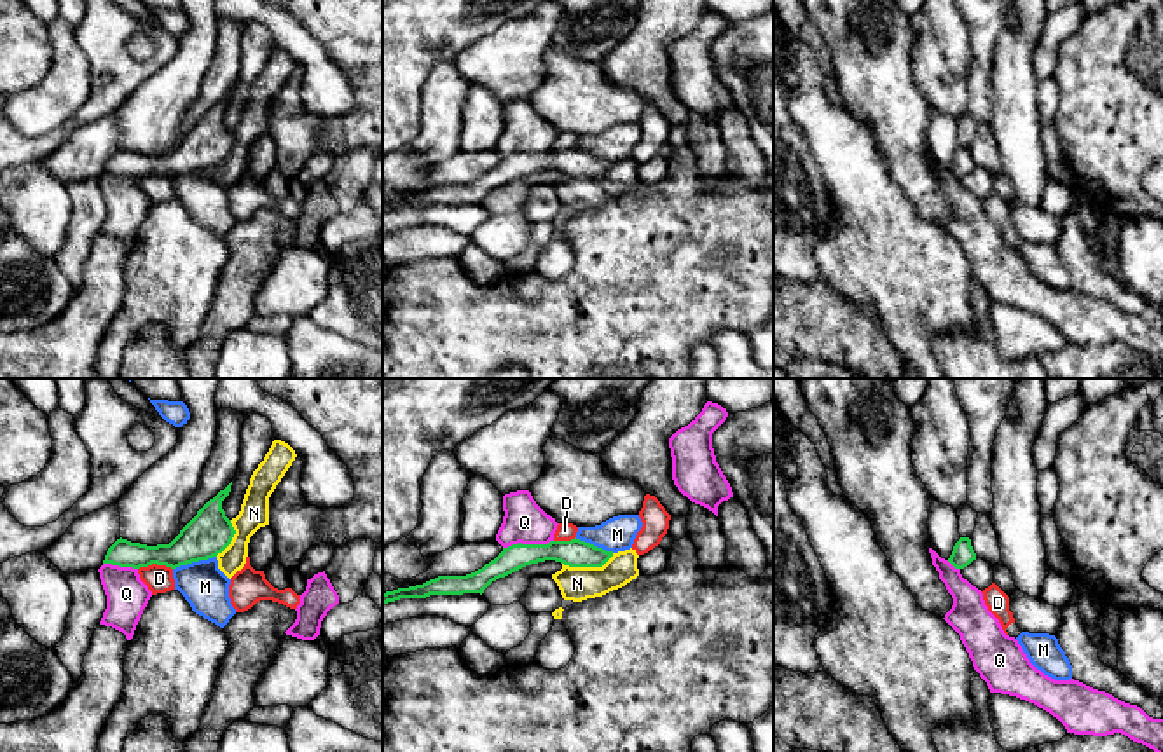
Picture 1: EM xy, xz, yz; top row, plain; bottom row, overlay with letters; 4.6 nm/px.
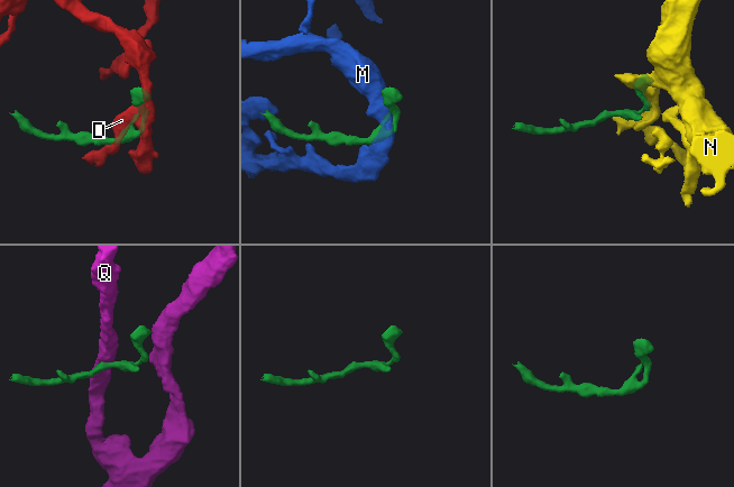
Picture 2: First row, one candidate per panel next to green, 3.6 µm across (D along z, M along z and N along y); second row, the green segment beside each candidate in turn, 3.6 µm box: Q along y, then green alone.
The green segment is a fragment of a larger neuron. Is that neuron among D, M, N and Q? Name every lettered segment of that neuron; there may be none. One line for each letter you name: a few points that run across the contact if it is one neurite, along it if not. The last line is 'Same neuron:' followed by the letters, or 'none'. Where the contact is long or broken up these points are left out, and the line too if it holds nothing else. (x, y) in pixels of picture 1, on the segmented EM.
Same neuron: none

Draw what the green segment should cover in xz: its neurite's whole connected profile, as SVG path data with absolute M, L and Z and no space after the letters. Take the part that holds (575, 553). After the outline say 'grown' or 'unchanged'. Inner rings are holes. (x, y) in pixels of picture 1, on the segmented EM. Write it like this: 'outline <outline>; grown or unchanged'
outline M550 541L548 544L512 544L466 576L438 576L423 585L398 588L382 593L382 604L400 598L426 598L430 595L480 593L491 605L510 605L519 602L534 576L552 576L564 565L602 567L613 551L606 551L590 543Z; grown

